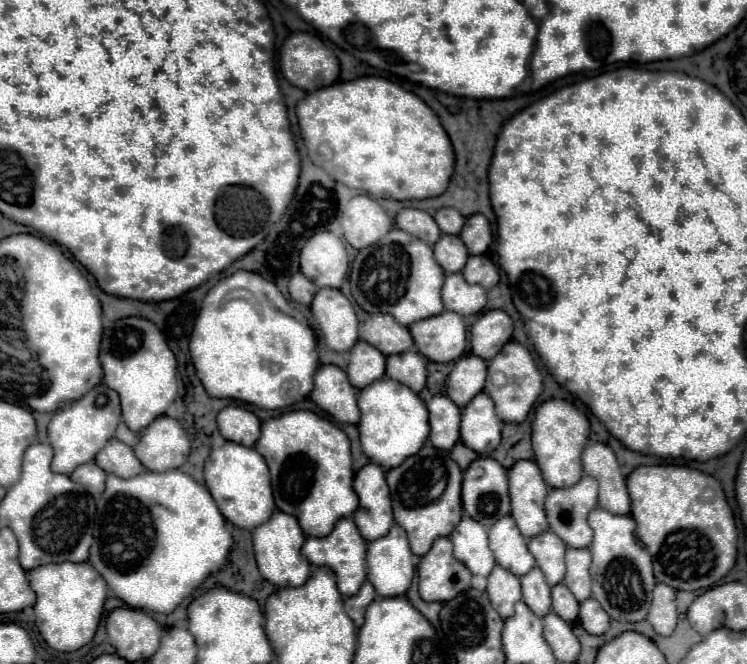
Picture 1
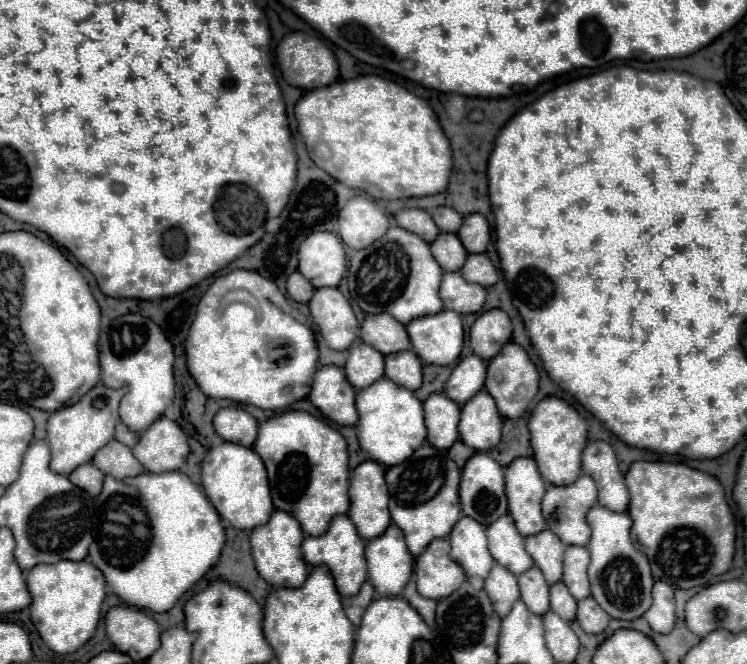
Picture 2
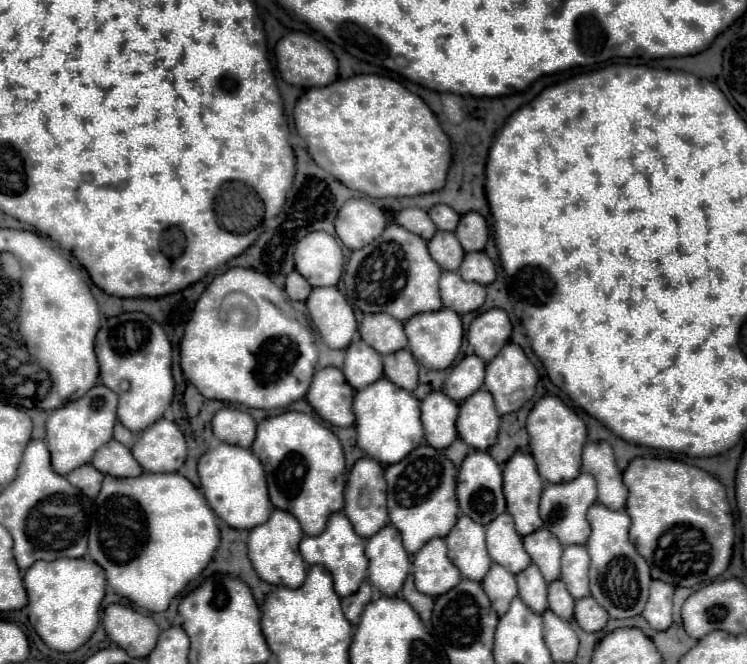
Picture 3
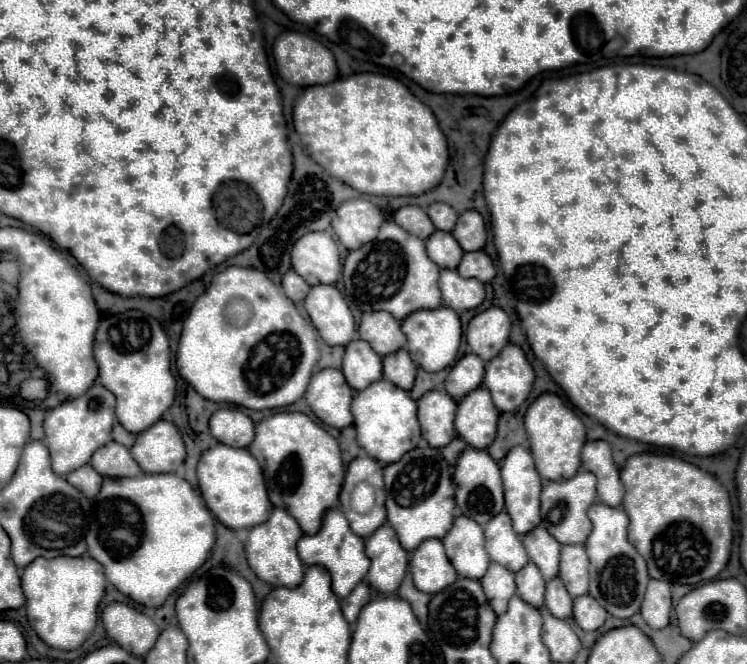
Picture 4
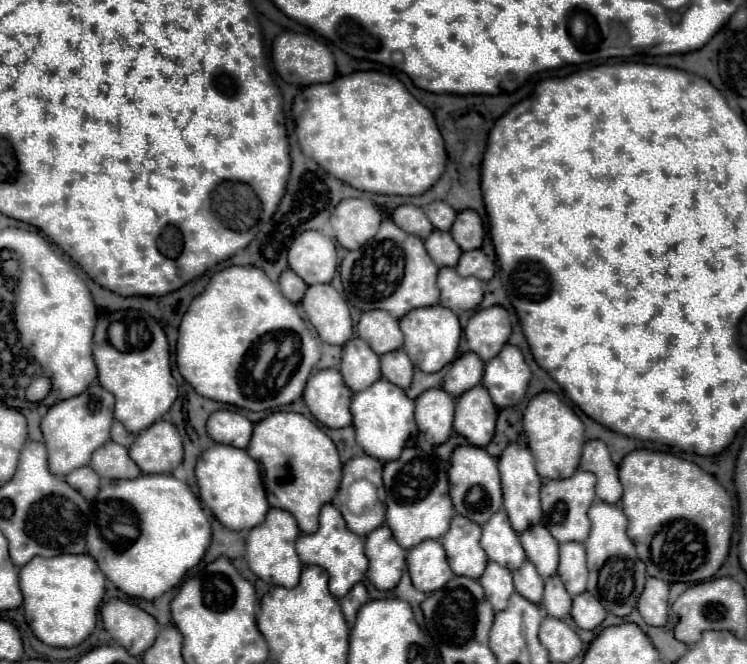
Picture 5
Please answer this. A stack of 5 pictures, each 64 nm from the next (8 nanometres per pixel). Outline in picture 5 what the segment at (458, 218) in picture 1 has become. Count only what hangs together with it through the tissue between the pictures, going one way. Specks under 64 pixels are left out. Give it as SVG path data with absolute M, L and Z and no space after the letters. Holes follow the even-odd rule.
M432 202L424 208L424 212L428 214L436 230L450 230L456 218L456 210L450 208L446 202Z

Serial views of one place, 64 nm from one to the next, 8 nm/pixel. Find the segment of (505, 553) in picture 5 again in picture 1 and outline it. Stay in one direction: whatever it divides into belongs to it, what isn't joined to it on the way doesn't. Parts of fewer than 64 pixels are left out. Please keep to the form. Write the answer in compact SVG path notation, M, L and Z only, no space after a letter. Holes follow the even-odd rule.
M512 516L500 518L500 522L496 522L490 528L488 536L490 536L490 550L494 552L496 562L504 566L508 572L524 576L534 568L536 560L528 550L528 540L520 534Z

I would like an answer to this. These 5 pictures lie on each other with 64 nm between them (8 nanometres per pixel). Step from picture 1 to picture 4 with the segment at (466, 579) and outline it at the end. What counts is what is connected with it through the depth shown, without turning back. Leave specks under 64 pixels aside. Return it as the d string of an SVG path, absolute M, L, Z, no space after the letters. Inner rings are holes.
M438 538L422 542L410 554L410 570L416 588L426 594L438 594L458 578L454 566L446 558L442 540Z

